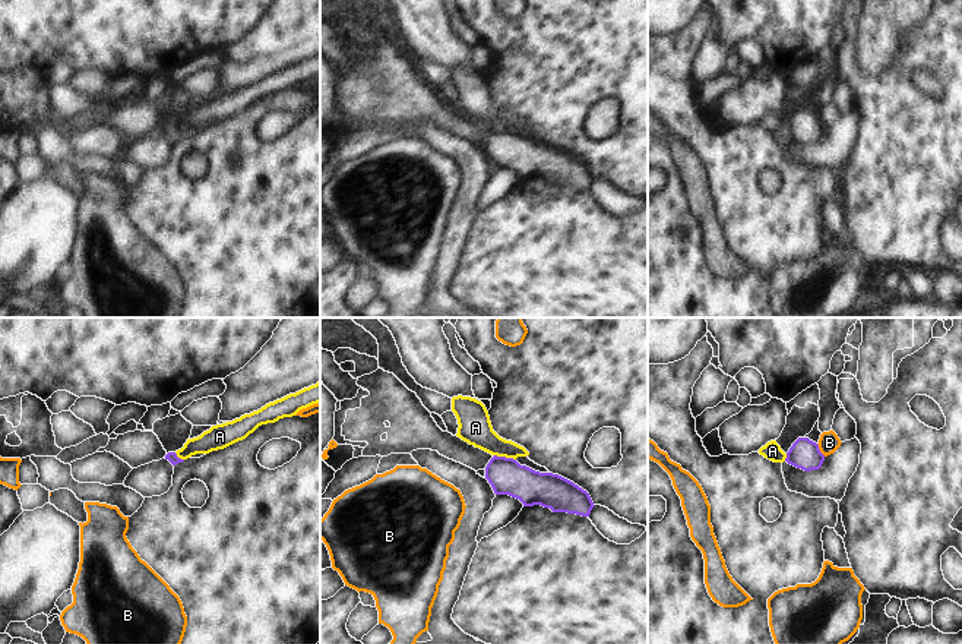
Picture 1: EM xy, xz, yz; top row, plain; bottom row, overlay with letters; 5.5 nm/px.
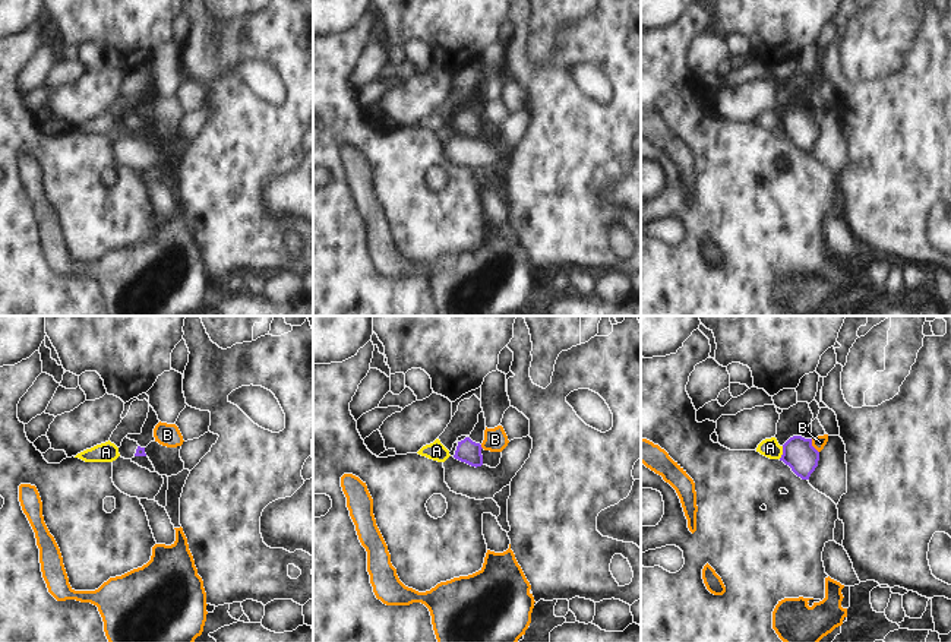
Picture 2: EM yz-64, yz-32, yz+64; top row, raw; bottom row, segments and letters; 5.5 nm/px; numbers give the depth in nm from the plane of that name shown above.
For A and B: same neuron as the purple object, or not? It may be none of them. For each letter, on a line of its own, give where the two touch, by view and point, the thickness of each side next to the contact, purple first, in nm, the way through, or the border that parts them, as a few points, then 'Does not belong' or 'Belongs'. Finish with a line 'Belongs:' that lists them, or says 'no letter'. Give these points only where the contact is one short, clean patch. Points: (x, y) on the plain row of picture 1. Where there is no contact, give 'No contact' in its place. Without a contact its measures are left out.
A: Touches purple at xz (505, 129). Thickness 200 nm (purple) against 180 nm. Boundary: xz (494, 126), (515, 132). Does not belong
B: Touches purple at yz (819, 122). Thickness 170 nm (purple) against 110 nm. Boundary: yz (816, 116), (825, 128). Does not belong
Belongs: no letter.

